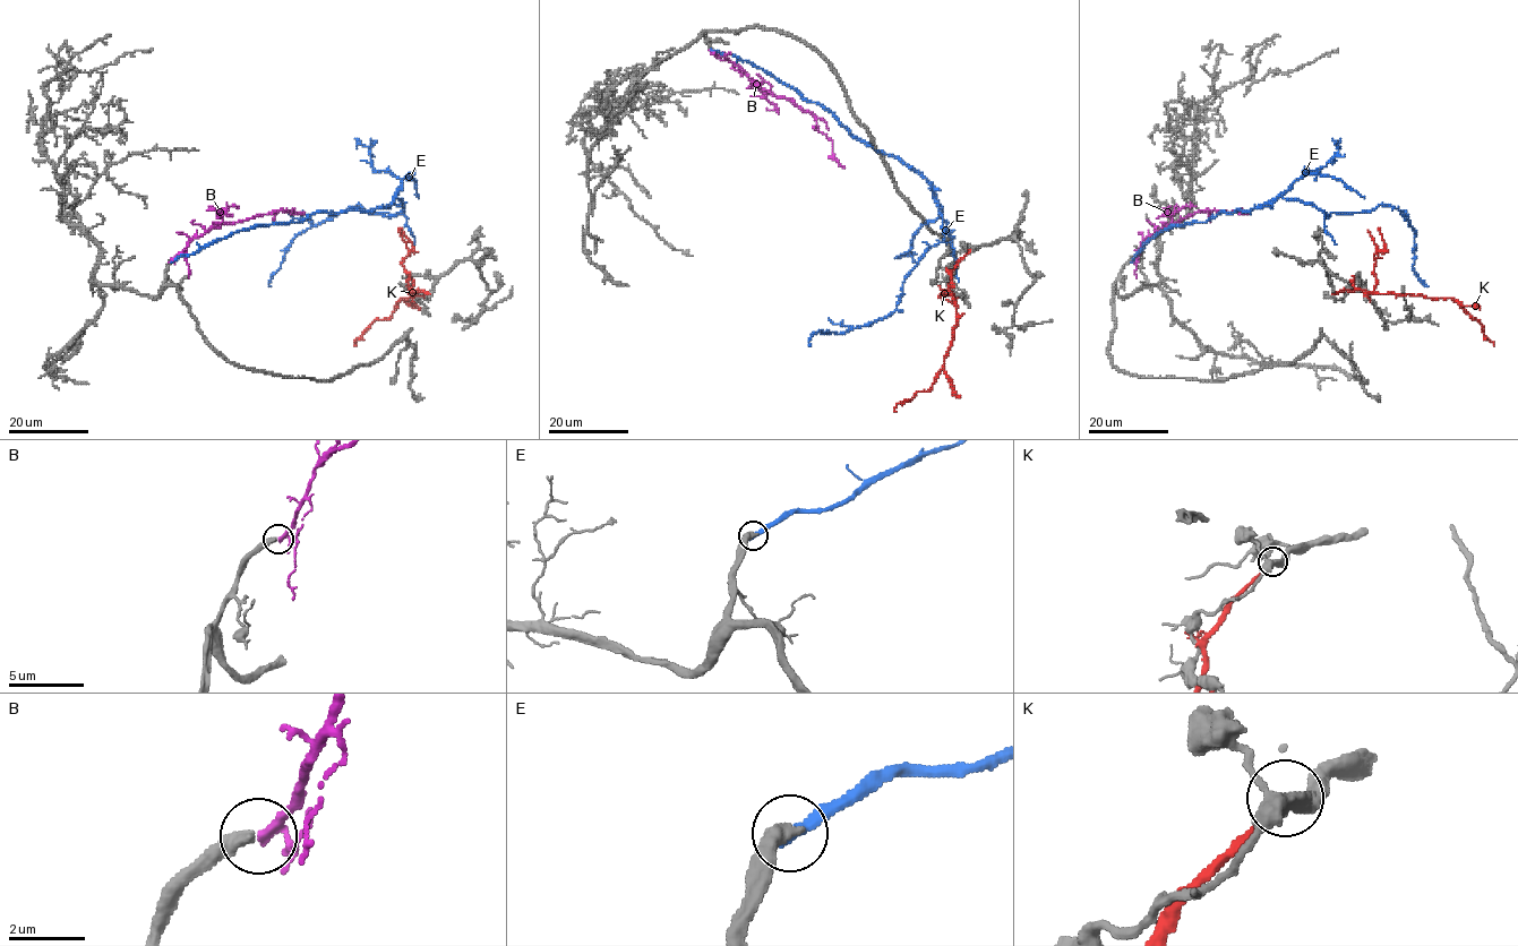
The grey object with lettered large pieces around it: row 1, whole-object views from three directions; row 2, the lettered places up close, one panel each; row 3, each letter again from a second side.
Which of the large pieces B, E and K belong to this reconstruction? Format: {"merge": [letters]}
{"merge": []}

